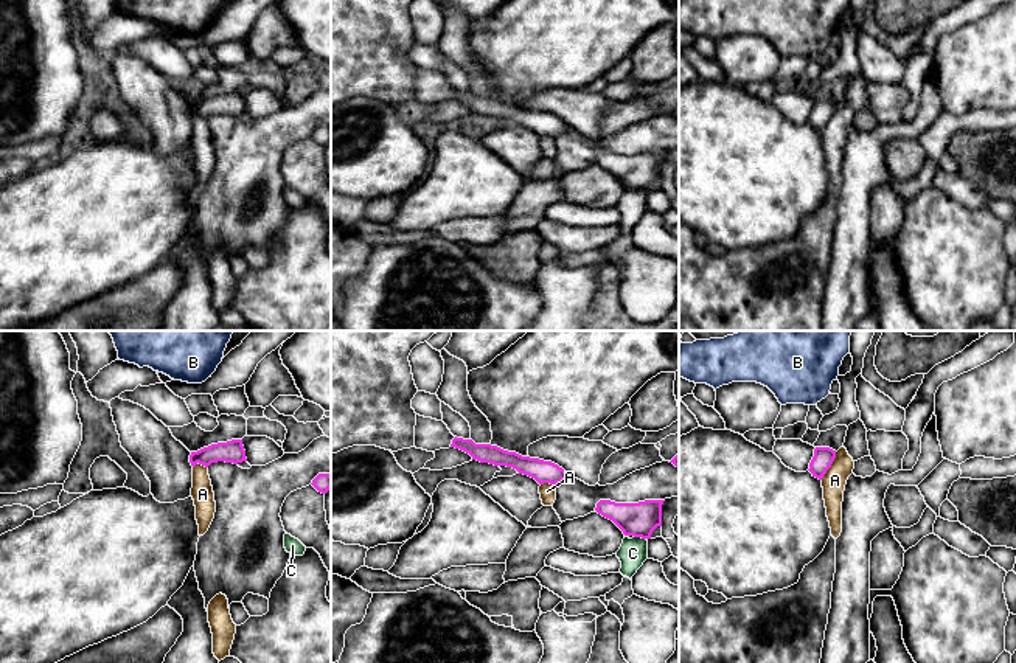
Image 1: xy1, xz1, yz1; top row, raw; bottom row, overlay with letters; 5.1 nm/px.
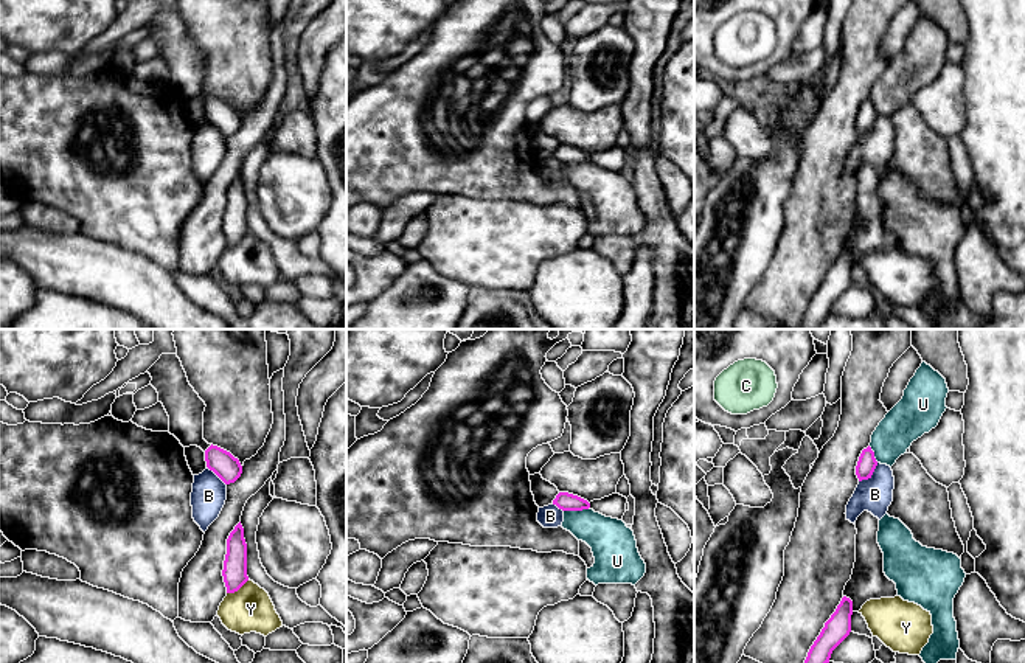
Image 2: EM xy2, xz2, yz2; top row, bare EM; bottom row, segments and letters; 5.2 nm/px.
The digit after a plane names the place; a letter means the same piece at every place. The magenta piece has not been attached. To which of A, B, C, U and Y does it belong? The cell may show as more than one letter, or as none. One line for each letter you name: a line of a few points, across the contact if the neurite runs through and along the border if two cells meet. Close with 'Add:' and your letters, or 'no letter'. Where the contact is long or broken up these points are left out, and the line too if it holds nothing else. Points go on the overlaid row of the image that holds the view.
Add: no letter

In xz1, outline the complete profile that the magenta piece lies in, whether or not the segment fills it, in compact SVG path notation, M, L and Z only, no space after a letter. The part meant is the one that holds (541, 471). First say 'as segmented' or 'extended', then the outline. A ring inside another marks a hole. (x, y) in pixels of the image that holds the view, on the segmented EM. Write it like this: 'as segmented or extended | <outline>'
as segmented | M454 438L451 447L460 449L480 463L494 466L506 466L519 474L534 478L539 484L550 483L556 486L569 477L569 474L551 461L522 456L516 452L503 450L491 444L475 444L472 439Z

